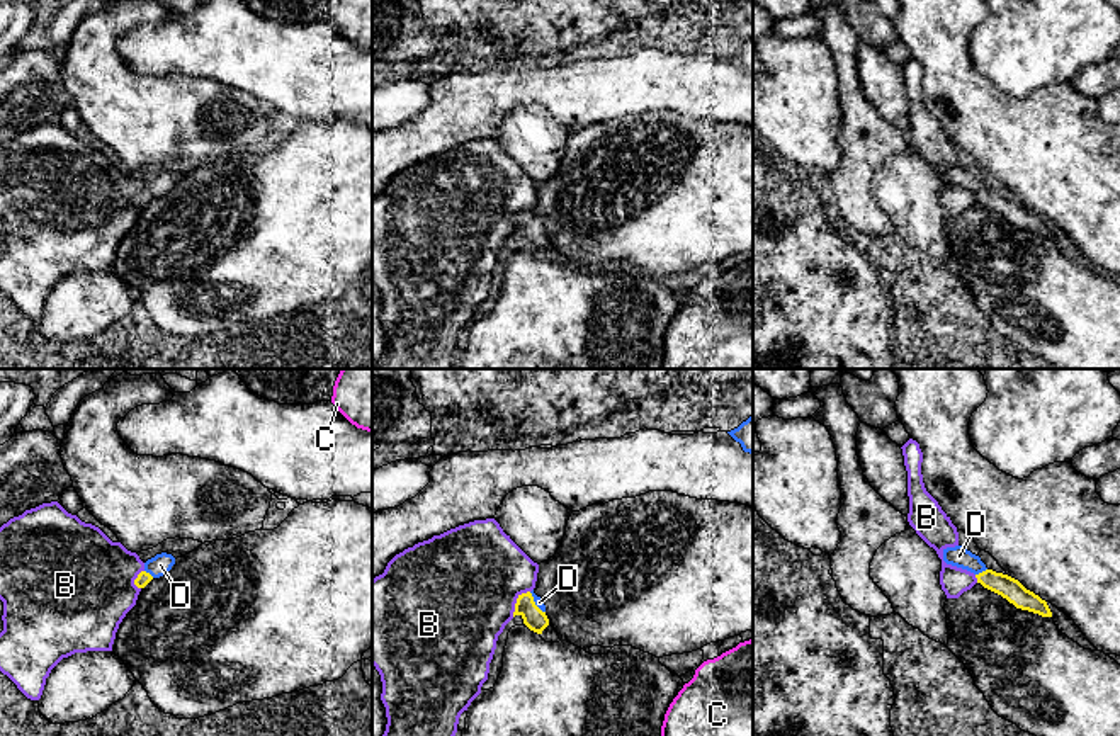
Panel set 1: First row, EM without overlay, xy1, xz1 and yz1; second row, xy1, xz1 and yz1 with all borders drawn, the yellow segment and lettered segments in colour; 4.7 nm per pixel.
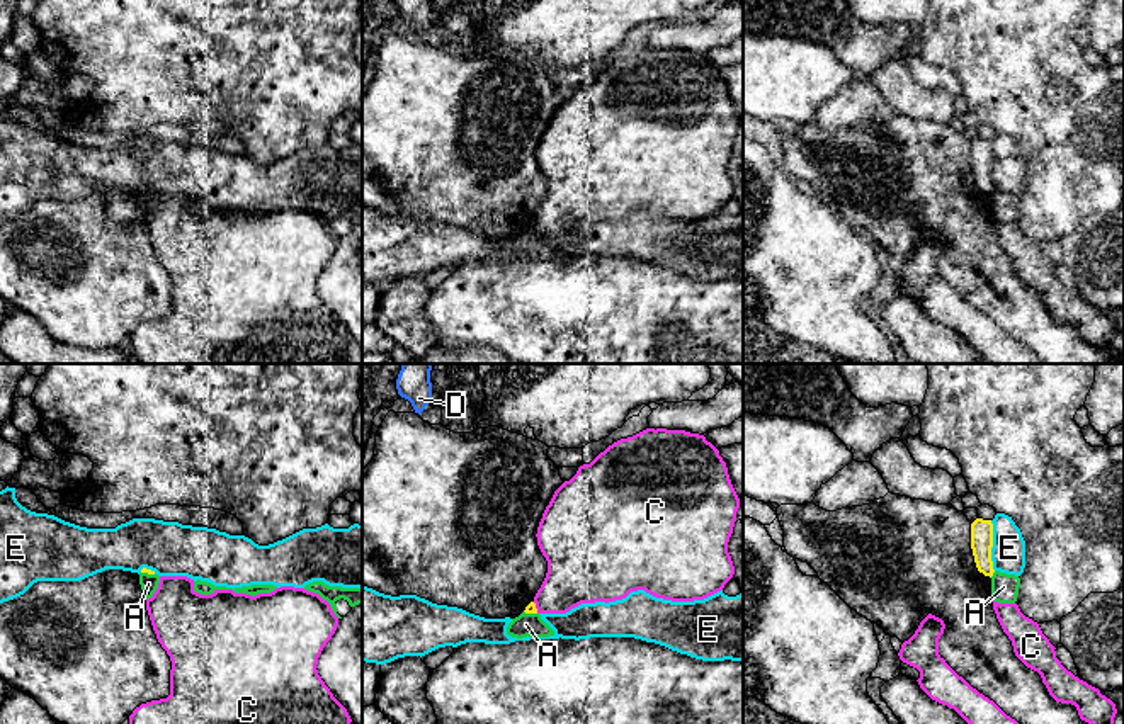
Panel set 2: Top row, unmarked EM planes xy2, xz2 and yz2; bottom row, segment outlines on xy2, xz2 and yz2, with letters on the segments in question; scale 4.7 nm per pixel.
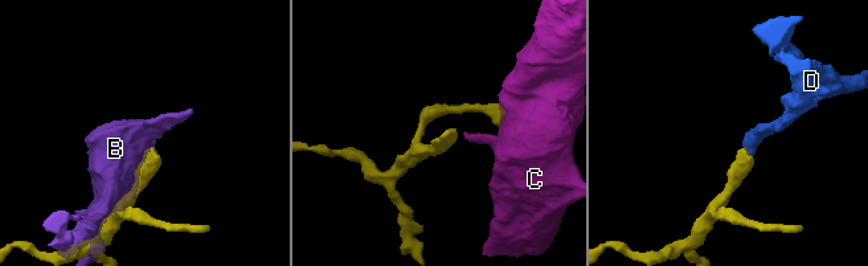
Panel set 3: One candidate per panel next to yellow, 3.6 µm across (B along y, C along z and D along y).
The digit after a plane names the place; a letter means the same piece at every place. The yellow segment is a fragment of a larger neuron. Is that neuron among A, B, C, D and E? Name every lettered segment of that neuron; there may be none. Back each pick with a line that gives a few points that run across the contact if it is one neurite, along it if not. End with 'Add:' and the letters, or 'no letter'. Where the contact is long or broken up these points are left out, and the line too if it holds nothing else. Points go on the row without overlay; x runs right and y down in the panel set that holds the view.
D: line yz1 (1010, 208), (993, 201), (983, 191), (959, 175)
Add: D

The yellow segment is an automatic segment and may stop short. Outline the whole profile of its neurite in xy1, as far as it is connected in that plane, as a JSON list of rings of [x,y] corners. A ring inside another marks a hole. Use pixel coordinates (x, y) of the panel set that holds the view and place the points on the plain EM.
[[[161,172],[144,182],[144,189],[134,199],[138,207],[144,207],[153,197],[167,194],[175,184],[172,173]]]

